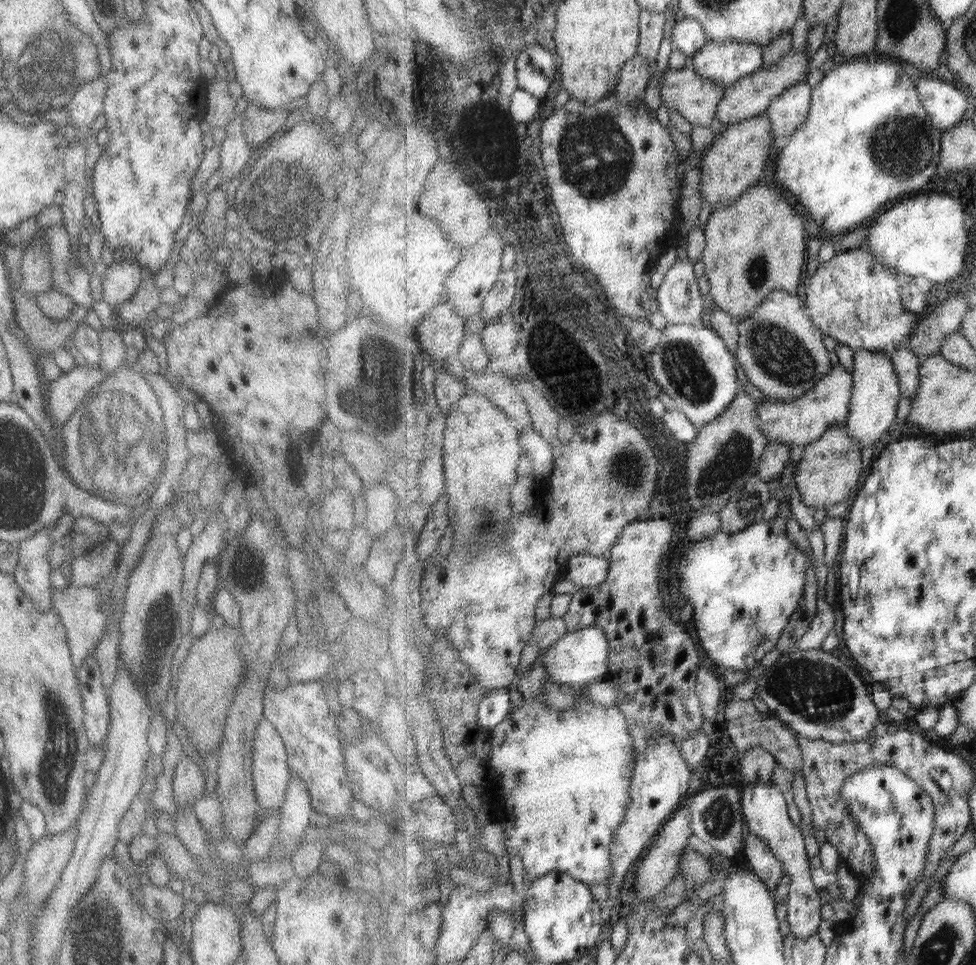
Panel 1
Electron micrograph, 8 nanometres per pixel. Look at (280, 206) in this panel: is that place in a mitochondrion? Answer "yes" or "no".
yes

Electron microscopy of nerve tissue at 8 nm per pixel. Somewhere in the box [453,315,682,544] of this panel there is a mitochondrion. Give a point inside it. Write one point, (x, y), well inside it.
(620, 485)

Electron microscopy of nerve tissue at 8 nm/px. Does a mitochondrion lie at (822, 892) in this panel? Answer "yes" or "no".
no

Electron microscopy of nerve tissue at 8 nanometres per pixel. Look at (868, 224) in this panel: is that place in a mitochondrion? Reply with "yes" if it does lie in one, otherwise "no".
no

